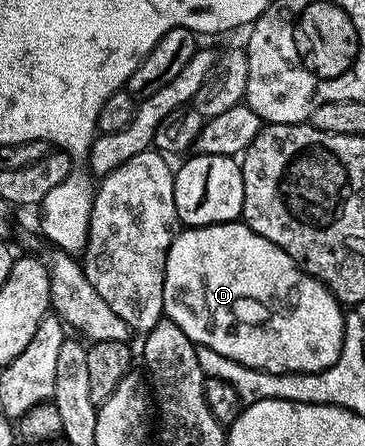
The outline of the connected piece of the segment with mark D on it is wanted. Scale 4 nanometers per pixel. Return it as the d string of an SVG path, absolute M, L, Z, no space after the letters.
M241 222L187 227L175 235L166 255L164 306L165 319L176 322L195 346L214 350L240 362L240 366L264 370L271 378L276 374L324 370L340 358L344 342L346 317L338 299L316 277L303 272L280 246L260 238Z

